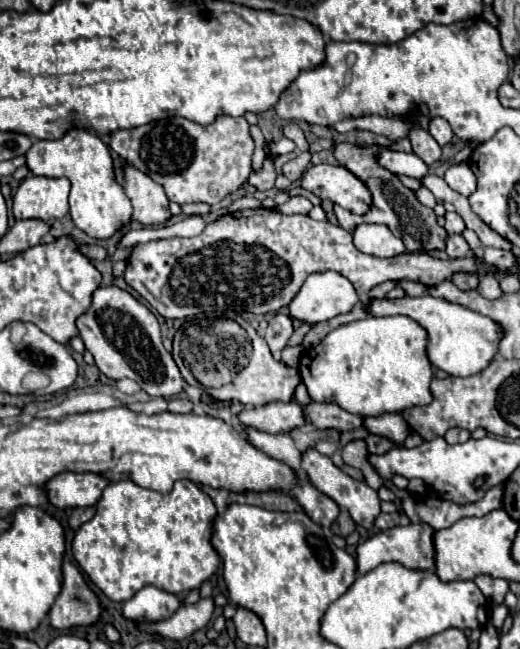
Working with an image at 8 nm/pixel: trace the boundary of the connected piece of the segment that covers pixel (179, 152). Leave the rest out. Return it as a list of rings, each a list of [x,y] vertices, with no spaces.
[[[172,117],[134,129],[114,131],[110,135],[110,149],[152,181],[160,183],[170,201],[178,205],[216,205],[226,195],[238,191],[252,173],[254,141],[244,117],[218,117],[212,125],[196,125],[188,119]]]

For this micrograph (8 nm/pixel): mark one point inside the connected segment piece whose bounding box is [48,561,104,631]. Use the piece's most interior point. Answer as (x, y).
(77, 605)

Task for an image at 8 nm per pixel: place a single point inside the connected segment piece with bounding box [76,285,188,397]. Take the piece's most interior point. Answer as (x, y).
(123, 335)

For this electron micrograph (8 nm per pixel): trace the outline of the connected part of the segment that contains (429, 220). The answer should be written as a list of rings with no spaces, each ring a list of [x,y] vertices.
[[[398,139],[394,141],[390,147],[382,147],[382,145],[354,145],[354,143],[336,143],[334,147],[334,157],[340,165],[344,165],[348,171],[352,171],[360,181],[366,183],[366,187],[372,193],[372,205],[364,215],[354,215],[346,209],[342,209],[340,205],[334,205],[334,215],[340,223],[340,227],[344,227],[346,231],[354,231],[358,225],[362,223],[382,223],[386,225],[396,237],[400,237],[406,245],[406,249],[410,249],[410,253],[414,251],[434,251],[434,249],[444,249],[446,245],[446,231],[444,227],[440,227],[436,223],[436,215],[430,207],[424,207],[412,189],[408,189],[400,177],[392,171],[388,171],[386,167],[382,167],[378,163],[378,155],[382,151],[403,151],[412,152],[412,146],[408,139]]]

